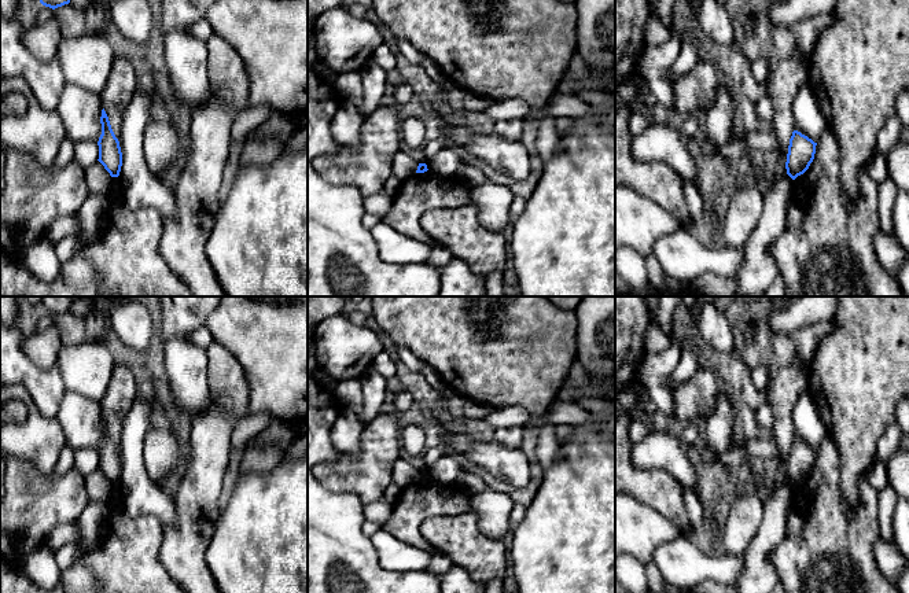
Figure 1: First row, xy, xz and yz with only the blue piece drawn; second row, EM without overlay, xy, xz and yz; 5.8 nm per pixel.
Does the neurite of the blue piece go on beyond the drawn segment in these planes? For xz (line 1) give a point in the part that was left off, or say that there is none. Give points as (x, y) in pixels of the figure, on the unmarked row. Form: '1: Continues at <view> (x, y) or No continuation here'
1: No continuation here

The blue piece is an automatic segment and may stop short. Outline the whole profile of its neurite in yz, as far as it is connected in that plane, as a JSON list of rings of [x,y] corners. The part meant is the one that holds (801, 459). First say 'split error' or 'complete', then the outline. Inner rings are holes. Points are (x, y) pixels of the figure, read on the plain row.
complete; [[[798,438],[792,439],[788,453],[785,476],[787,482],[795,487],[803,482],[814,467],[816,453],[812,446]]]

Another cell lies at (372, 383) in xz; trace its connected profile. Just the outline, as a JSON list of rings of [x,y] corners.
[[[369,365],[360,380],[363,393],[363,415],[360,420],[367,426],[380,413],[386,394],[386,379],[373,365]]]

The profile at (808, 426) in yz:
[[[807,391],[802,393],[792,409],[794,438],[817,450],[827,434],[817,406]]]

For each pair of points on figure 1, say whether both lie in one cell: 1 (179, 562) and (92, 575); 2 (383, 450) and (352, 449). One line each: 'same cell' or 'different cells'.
1: different cells
2: different cells

